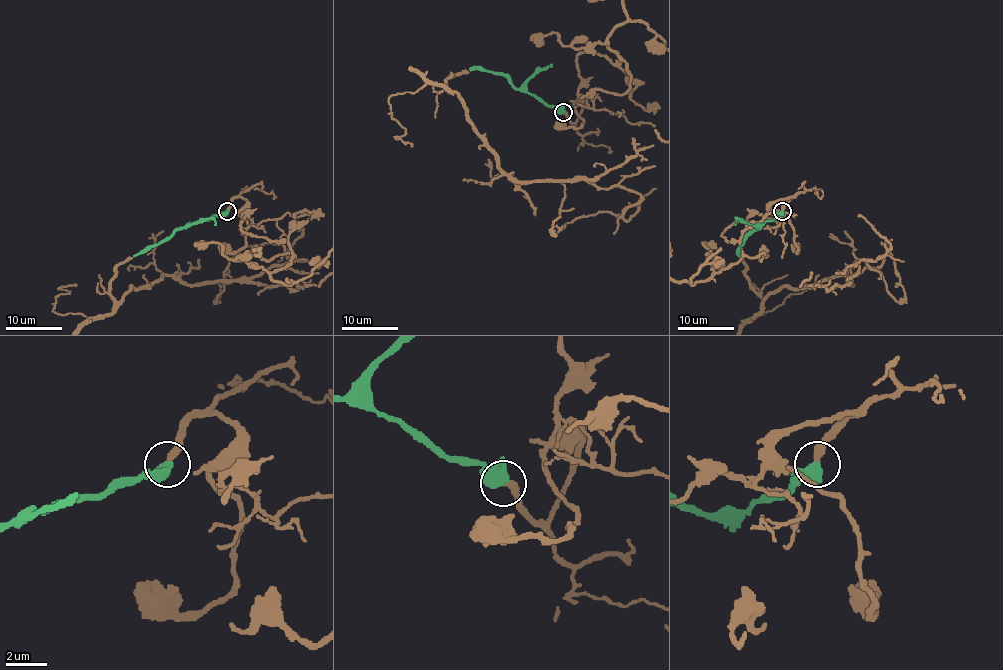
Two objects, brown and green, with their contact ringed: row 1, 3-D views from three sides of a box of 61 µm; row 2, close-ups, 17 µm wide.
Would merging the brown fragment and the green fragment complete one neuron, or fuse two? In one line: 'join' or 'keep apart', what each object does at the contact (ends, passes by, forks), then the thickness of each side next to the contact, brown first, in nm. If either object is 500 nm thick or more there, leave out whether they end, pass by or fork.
join; brown ends there; green passes by; 320 nm thick on the brown side, 400 nm on the other

